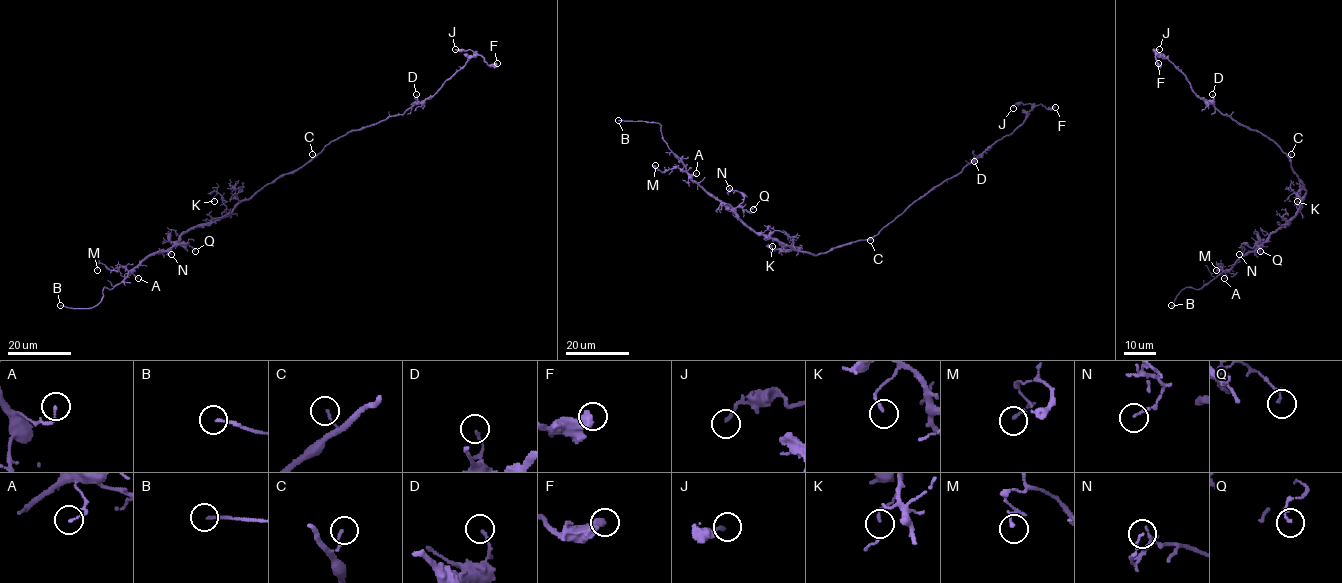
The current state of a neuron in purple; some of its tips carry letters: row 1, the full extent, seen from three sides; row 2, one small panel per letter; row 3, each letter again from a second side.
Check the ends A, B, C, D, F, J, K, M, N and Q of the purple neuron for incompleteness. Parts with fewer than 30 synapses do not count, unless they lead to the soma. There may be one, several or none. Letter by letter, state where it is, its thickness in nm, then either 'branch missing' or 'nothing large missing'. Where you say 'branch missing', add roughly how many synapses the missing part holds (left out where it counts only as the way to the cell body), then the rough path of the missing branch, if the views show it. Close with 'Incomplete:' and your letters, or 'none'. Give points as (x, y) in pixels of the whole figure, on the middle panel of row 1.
A: at (696, 173); 120 nm thick; nothing large missing
B: at (618, 120); 150 nm thick; branch missing
C: at (870, 240); 120 nm thick; nothing large missing
D: at (974, 161); 120 nm thick; nothing large missing
F: at (1055, 107); 400 nm thick; nothing large missing
J: at (1013, 108); 160 nm thick; nothing large missing
K: at (772, 246); 140 nm thick; nothing large missing
M: at (655, 165); 140 nm thick; nothing large missing
N: at (729, 188); 100 nm thick; nothing large missing
Q: at (753, 209); 160 nm thick; nothing large missing
Incomplete: B

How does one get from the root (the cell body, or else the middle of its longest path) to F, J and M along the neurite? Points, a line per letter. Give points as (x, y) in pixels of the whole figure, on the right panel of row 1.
F: (1301, 181), (1292, 170), (1291, 160), (1267, 136), (1201, 99), (1165, 57), (1156, 55), (1158, 63)
J: (1301, 181), (1292, 170), (1291, 160), (1272, 140), (1201, 99), (1186, 78), (1154, 50), (1159, 49)
M: (1301, 181), (1305, 196), (1299, 210), (1229, 269), (1220, 266), (1219, 270), (1223, 265), (1218, 263), (1216, 270)

